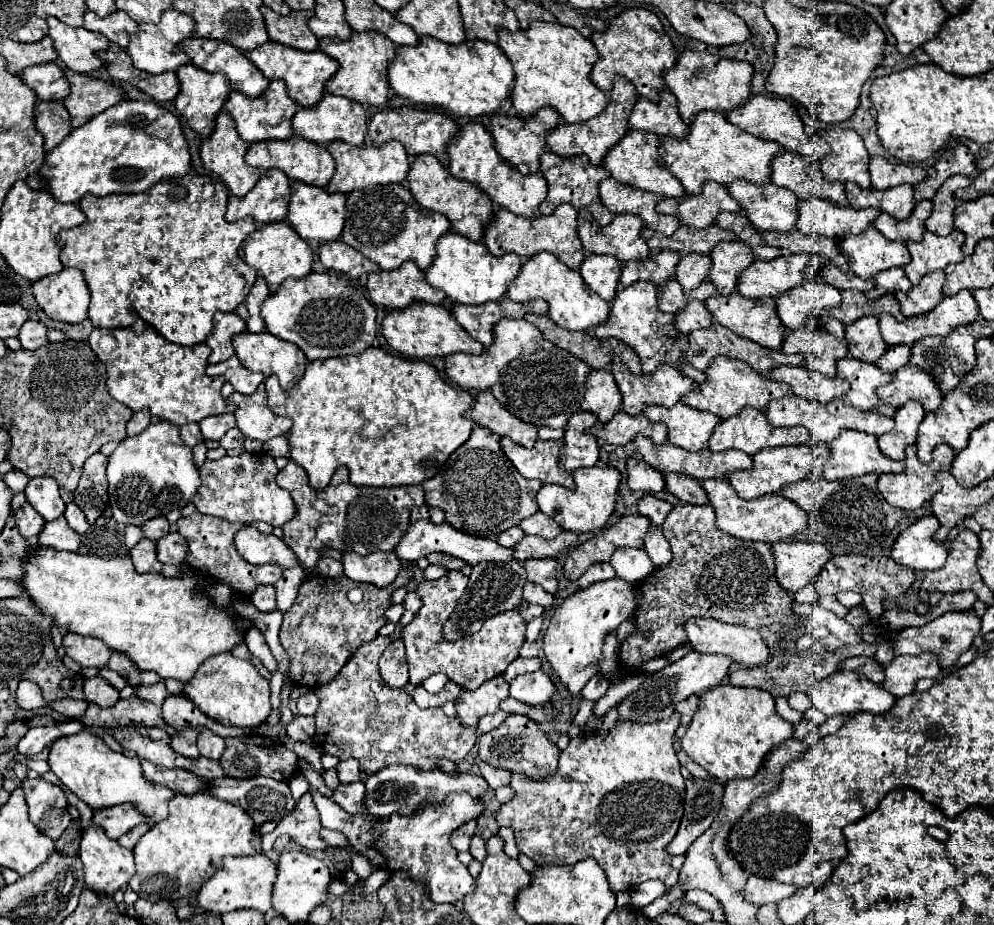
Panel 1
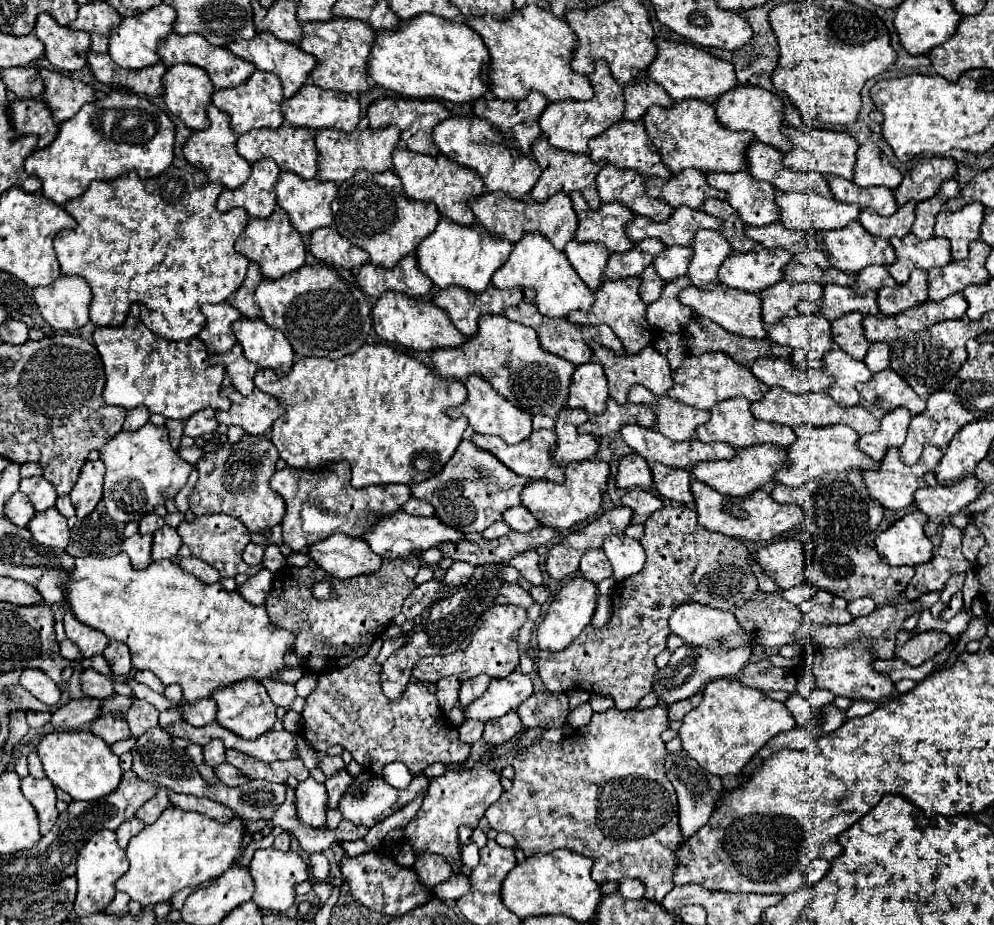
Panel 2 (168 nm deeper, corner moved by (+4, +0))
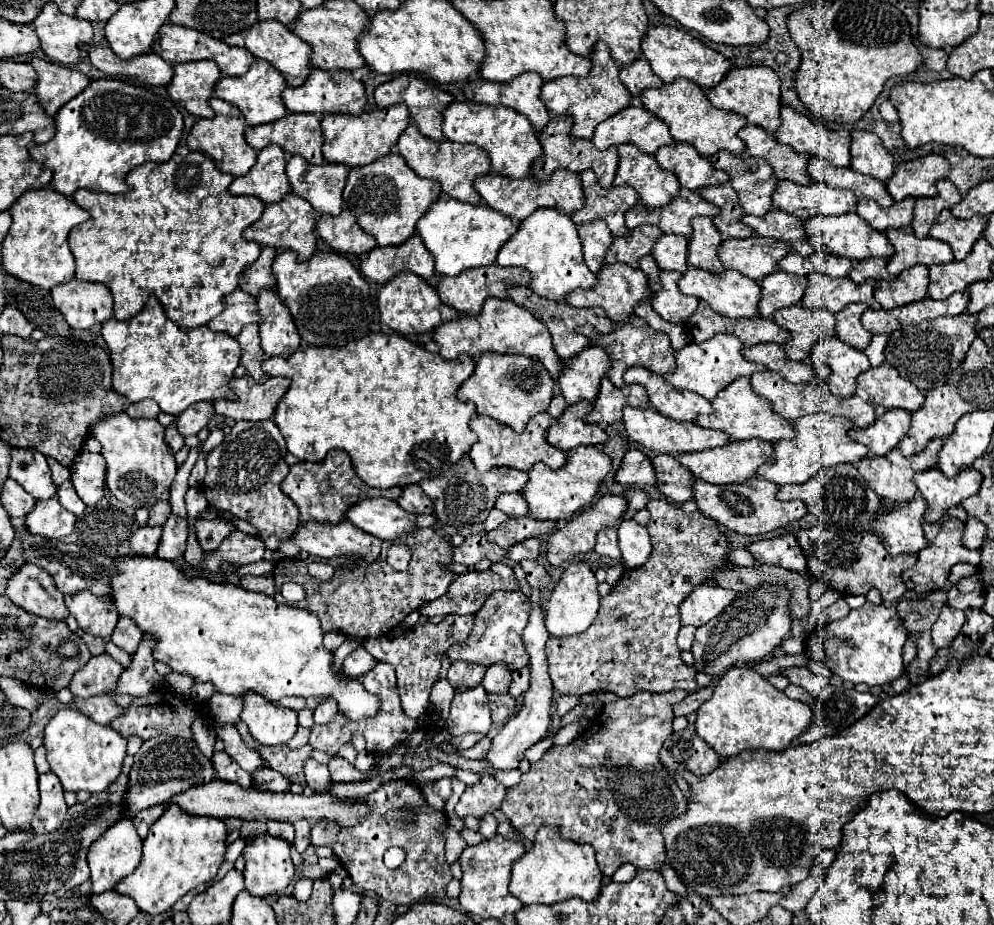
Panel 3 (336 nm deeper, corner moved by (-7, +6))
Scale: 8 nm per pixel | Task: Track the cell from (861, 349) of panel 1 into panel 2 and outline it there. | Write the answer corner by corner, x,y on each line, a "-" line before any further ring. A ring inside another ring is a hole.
854,311
854,313
848,313
848,315
832,321
834,343
854,359
864,359
866,351
870,347
870,343
864,337
862,319
864,319
864,315
860,311

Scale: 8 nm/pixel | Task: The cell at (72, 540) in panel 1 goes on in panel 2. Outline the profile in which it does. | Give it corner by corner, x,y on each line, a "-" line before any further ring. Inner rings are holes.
54,507
44,513
36,513
34,519
28,523
28,531
32,533
34,541
44,547
66,549
70,541
70,529
64,517

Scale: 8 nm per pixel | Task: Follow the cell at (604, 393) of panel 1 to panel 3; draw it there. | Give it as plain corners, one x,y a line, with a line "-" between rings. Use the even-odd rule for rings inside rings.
589,345
575,357
565,361
565,371
559,375
557,385
569,405
579,401
595,401
599,393
599,383
611,367
609,355
597,347

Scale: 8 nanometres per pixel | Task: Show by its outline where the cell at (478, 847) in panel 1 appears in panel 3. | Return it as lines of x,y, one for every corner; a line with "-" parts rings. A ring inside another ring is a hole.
483,815
483,819
479,819
479,833
485,839
497,835
497,819
493,815

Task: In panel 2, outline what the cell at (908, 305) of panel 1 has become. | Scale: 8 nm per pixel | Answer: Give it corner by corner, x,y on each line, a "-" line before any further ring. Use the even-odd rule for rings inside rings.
922,269
912,271
908,283
898,285
896,289
884,287
878,291
878,305
884,315
896,315
900,311
912,309
928,301
928,273

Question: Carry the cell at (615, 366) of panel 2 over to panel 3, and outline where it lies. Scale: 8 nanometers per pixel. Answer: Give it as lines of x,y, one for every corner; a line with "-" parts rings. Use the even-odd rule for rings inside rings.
629,315
627,323
613,323
613,331
611,333
593,333
591,331
585,331
589,341
593,341
595,345
603,347
611,359
611,369
607,371
607,377
611,379
611,383
615,387
623,387
625,381
623,381
623,373
633,367
633,365
641,365
657,375
665,375
669,371
675,369
675,351
669,343
669,337
665,333
659,333
655,329
651,329
643,319
639,319
637,315

